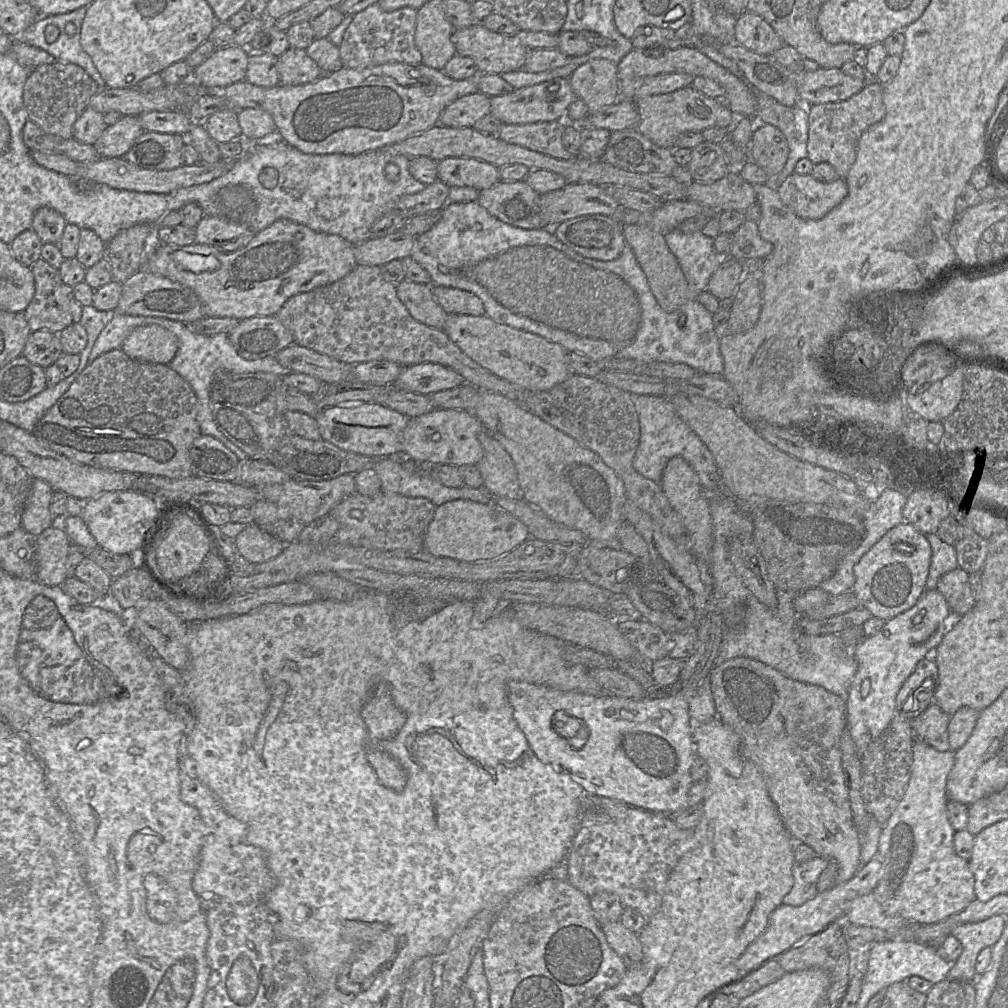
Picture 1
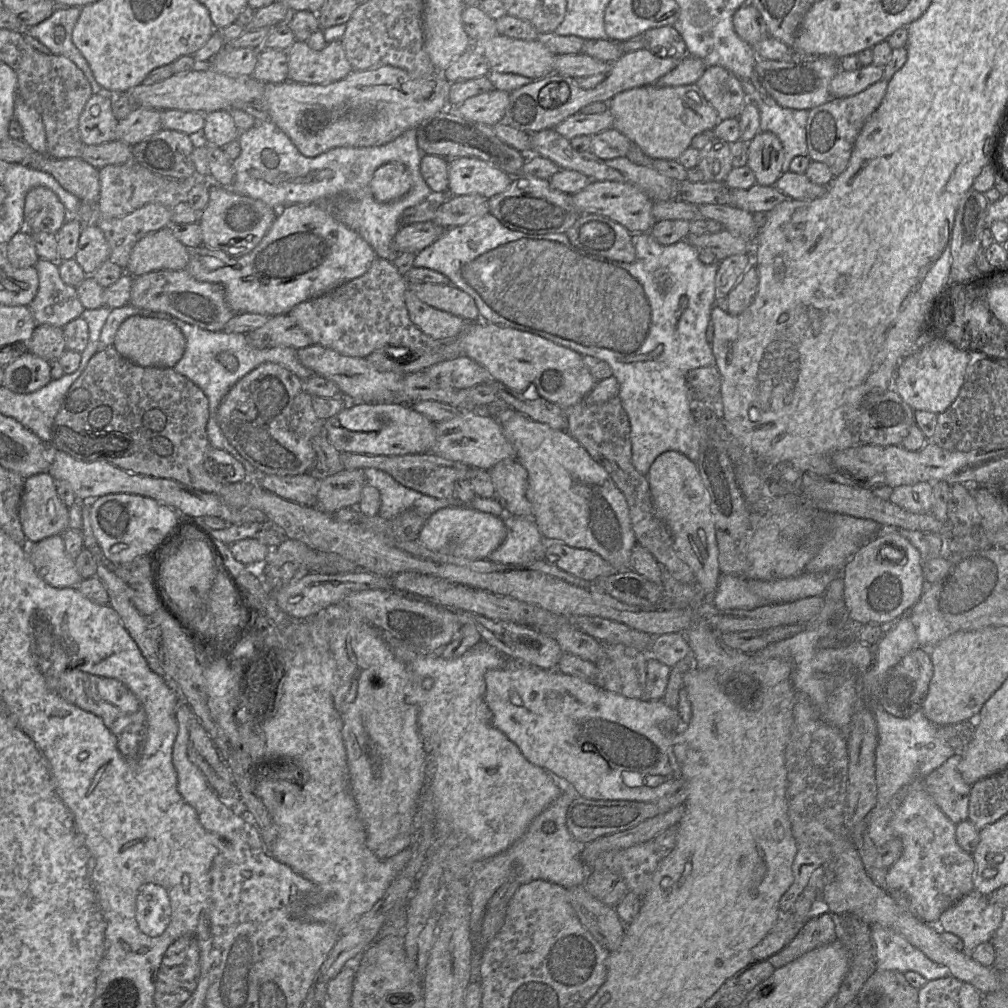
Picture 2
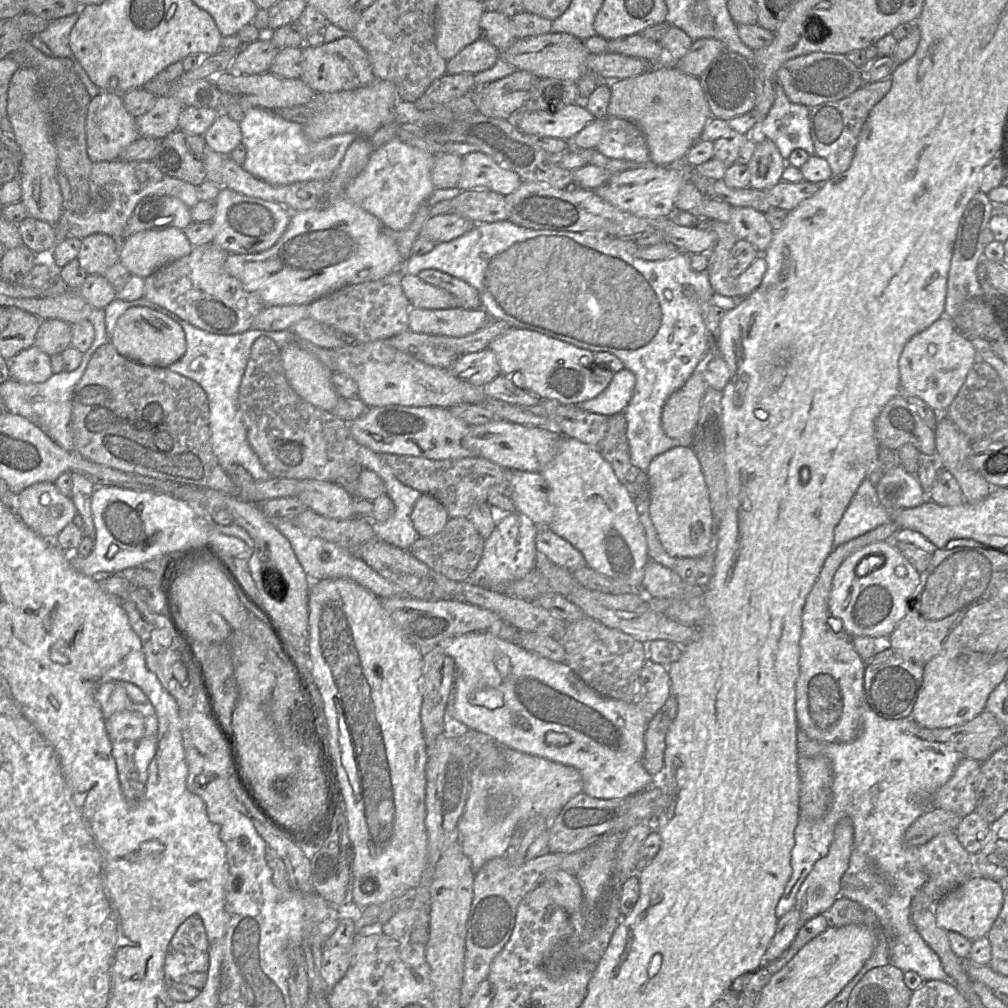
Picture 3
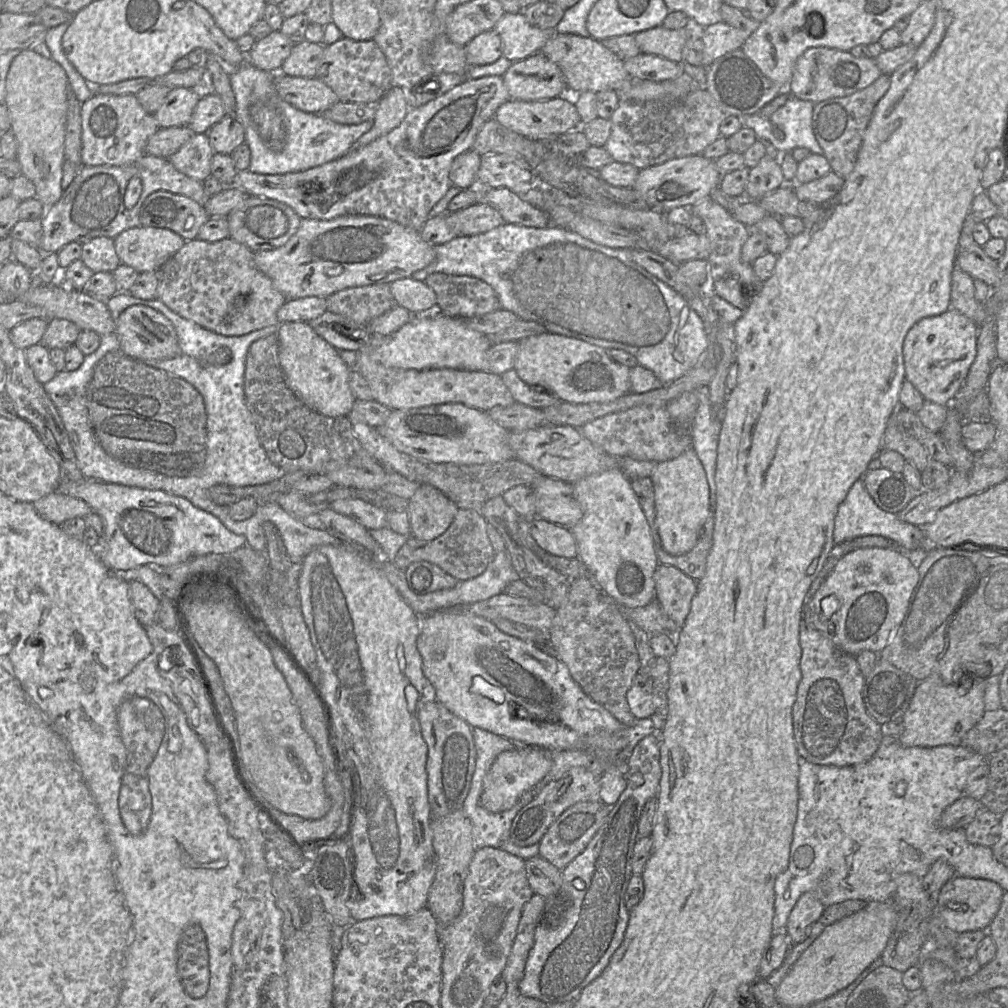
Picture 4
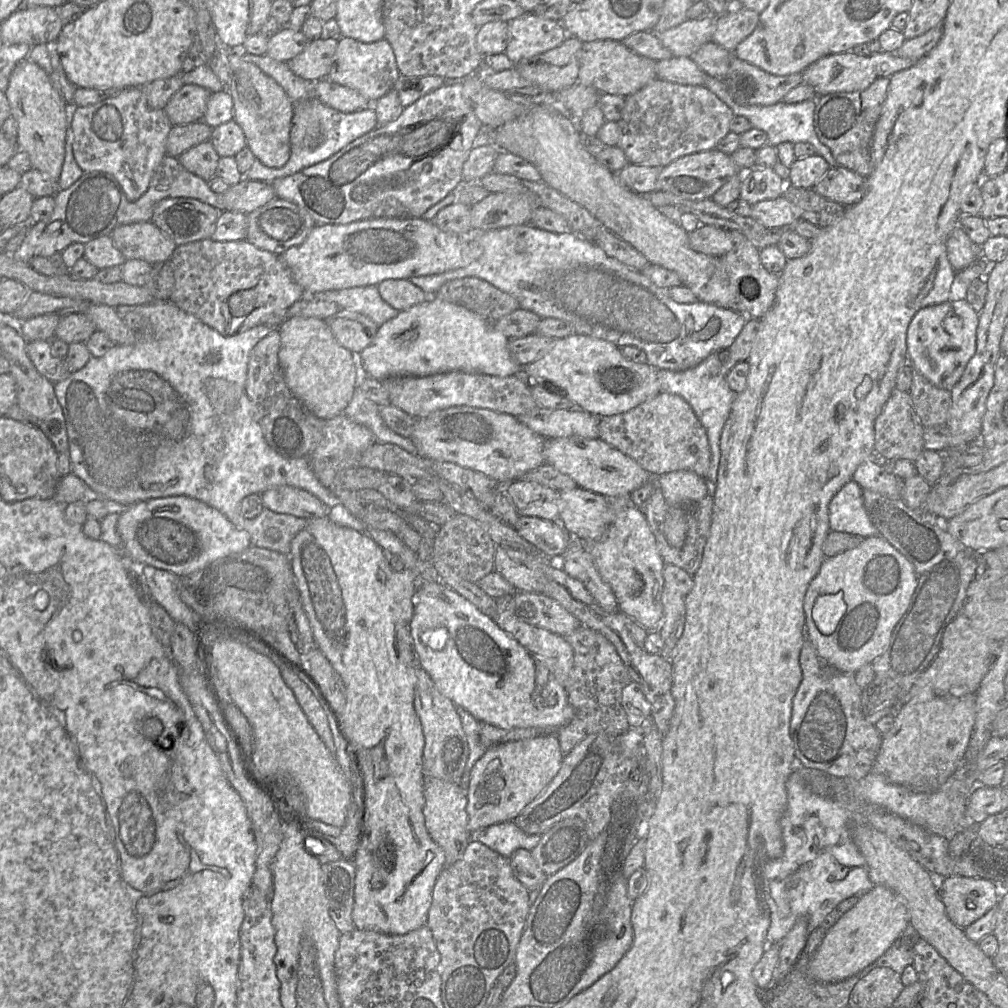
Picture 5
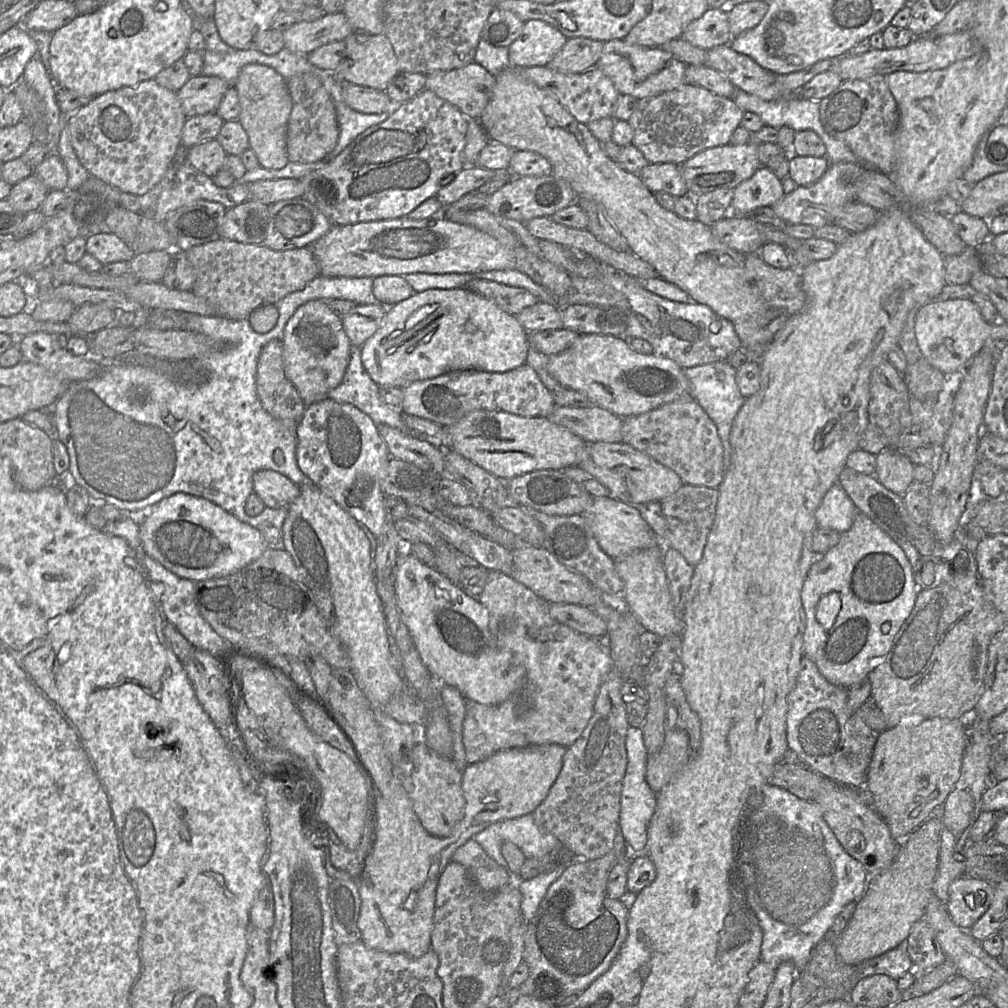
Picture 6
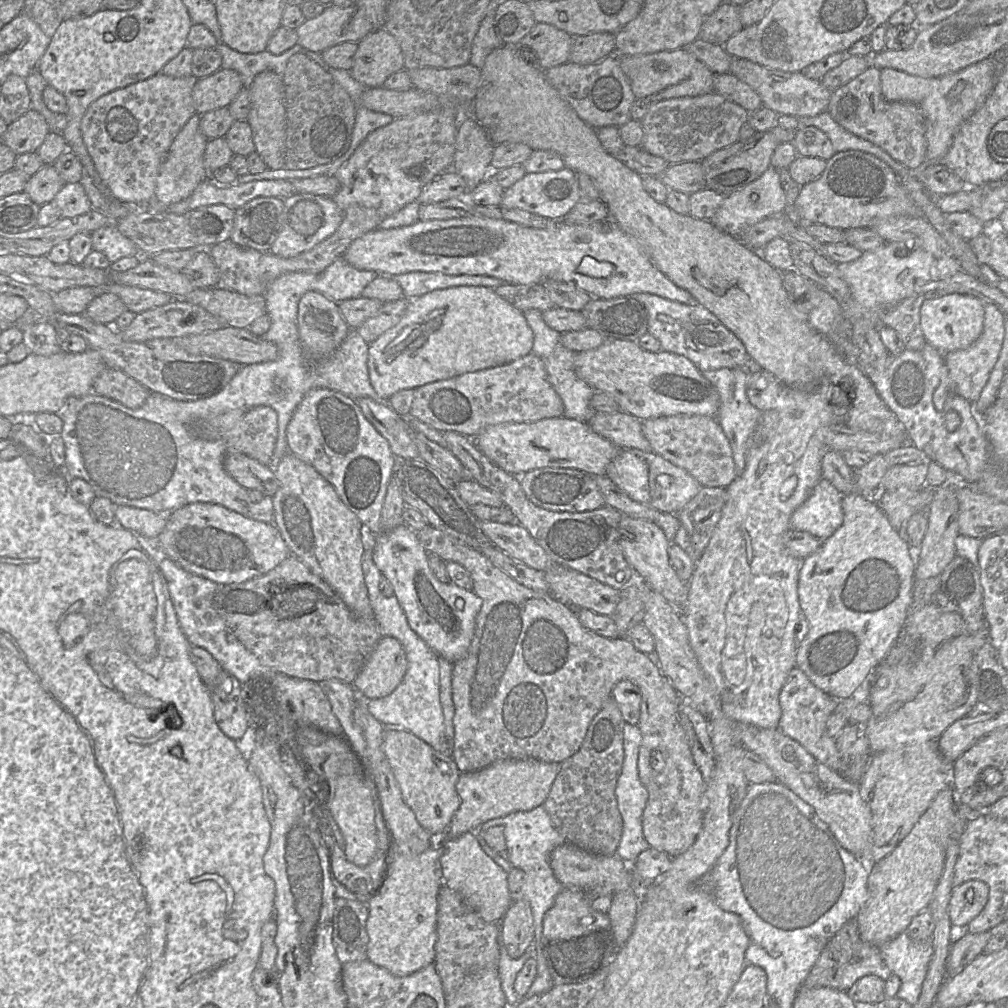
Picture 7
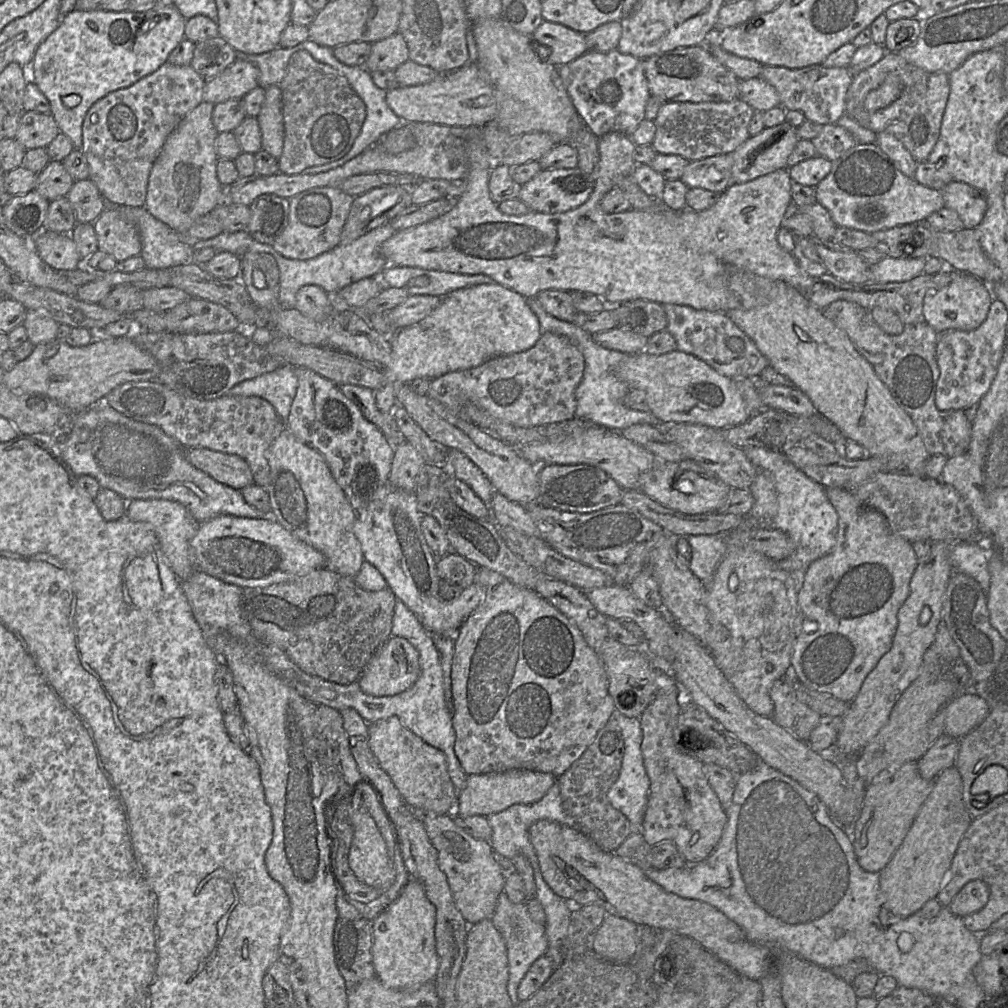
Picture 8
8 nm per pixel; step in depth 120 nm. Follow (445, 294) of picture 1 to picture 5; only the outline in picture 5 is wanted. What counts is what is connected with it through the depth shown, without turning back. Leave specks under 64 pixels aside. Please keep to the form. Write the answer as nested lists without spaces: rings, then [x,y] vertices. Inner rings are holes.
[[[387,279],[380,282],[377,288],[383,300],[398,311],[404,311],[429,299],[429,296],[409,279]]]

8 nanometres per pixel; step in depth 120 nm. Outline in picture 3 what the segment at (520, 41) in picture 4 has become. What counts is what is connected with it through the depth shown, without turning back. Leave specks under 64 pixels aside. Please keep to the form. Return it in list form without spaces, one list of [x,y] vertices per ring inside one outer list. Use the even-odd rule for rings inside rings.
[[[485,11],[480,19],[482,37],[487,39],[499,54],[504,53],[516,40],[511,18],[499,11]]]

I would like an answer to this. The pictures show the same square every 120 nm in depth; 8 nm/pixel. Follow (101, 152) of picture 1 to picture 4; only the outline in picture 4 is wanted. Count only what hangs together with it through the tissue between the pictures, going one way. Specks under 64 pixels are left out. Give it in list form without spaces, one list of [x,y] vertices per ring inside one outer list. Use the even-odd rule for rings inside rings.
[[[172,89],[158,111],[153,114],[159,128],[187,126],[200,97],[196,89]]]

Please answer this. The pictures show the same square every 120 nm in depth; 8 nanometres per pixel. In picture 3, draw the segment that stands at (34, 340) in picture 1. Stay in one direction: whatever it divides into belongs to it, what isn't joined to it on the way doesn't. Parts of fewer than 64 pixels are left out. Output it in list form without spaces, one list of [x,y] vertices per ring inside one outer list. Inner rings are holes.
[[[45,319],[41,321],[34,346],[52,356],[72,347],[71,339],[71,324],[58,319]]]

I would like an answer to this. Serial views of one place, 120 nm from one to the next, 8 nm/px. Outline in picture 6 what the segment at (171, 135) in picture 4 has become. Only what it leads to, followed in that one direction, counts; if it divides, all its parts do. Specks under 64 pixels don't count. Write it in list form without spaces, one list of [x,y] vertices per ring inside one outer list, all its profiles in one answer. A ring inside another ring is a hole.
[[[216,112],[187,118],[181,134],[181,147],[189,149],[215,139],[224,122]]]

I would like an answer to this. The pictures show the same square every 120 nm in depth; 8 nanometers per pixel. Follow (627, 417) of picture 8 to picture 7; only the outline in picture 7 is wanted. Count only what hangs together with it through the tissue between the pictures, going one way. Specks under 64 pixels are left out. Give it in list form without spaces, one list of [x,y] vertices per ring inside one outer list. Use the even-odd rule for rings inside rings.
[[[528,309],[523,313],[534,335],[532,353],[543,361],[548,380],[563,402],[564,416],[587,422],[598,411],[595,411],[590,404],[595,389],[576,375],[574,357],[578,352],[573,352],[563,346],[561,333],[545,323],[542,317],[542,311]]]

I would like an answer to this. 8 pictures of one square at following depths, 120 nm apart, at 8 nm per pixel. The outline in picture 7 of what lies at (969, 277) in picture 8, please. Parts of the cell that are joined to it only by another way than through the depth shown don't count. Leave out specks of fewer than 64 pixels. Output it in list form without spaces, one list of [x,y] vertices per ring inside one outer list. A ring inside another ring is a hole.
[[[958,293],[924,301],[920,308],[920,325],[926,343],[944,354],[968,348],[983,332],[984,306],[980,299]]]

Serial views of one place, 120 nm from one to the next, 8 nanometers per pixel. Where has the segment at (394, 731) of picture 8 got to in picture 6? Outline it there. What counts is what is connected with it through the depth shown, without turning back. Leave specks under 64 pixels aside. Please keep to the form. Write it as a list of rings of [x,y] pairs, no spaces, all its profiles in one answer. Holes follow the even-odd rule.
[[[418,743],[413,748],[412,764],[412,791],[408,794],[413,804],[413,810],[427,833],[437,838],[447,837],[462,819],[464,813],[462,772],[456,768],[450,758],[434,753],[424,743]]]

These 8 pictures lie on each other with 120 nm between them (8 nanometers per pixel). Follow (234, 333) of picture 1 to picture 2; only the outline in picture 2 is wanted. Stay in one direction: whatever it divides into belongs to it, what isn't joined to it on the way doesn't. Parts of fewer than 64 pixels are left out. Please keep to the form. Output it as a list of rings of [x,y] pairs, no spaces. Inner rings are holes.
[[[273,315],[260,328],[245,333],[247,342],[254,348],[292,347],[299,349],[313,344],[297,322],[286,315]]]

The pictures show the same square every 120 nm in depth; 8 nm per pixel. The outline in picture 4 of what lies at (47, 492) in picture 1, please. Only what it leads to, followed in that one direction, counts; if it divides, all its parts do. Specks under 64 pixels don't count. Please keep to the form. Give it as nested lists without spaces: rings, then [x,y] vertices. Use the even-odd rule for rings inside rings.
[[[59,491],[52,492],[32,504],[39,516],[57,525],[71,518],[85,517],[93,512],[85,501]]]

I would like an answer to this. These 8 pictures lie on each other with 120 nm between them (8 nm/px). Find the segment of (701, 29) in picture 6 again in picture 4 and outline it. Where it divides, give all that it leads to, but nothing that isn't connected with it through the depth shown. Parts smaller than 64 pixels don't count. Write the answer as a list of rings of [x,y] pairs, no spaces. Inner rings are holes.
[[[662,25],[634,34],[635,42],[643,54],[654,54],[674,62],[683,62],[682,50],[686,42],[698,34],[698,28],[667,29]]]

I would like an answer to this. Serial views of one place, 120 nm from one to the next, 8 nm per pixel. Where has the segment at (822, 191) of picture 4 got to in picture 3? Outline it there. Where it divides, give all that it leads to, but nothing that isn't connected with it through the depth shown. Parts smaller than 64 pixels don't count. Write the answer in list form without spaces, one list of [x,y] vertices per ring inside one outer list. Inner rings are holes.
[[[780,181],[778,184],[768,189],[769,201],[773,207],[791,211],[803,200],[813,196],[822,184],[802,181],[789,183]]]

